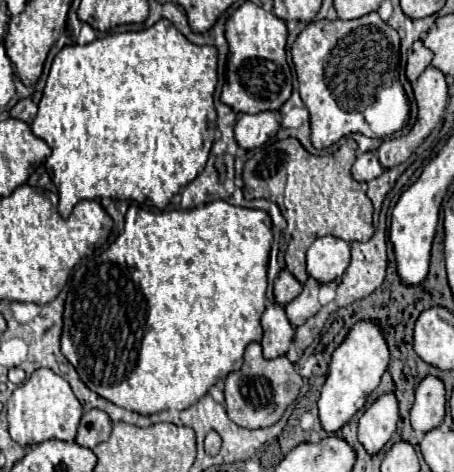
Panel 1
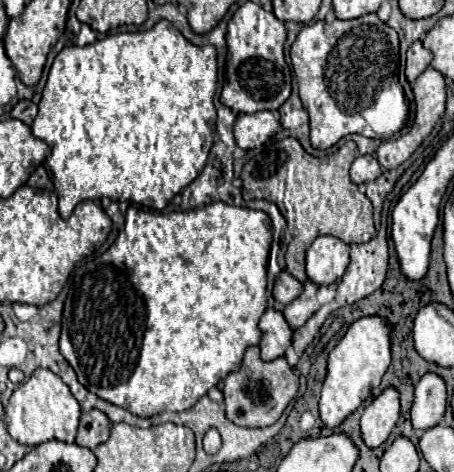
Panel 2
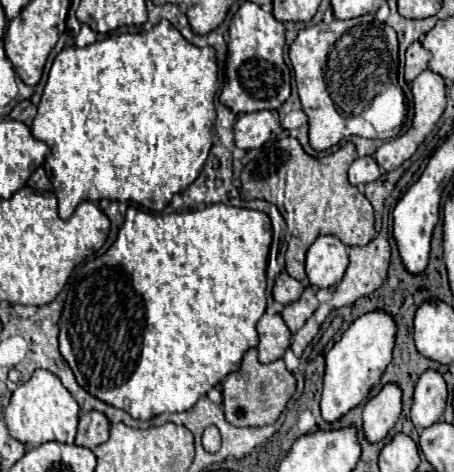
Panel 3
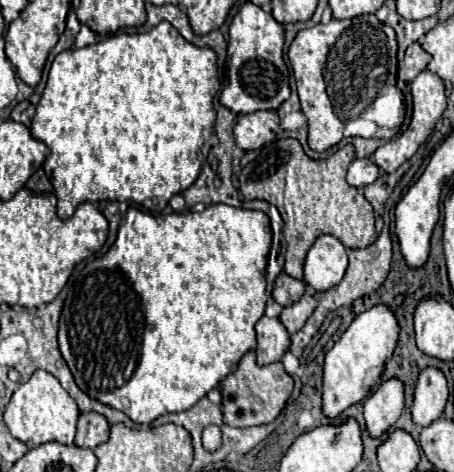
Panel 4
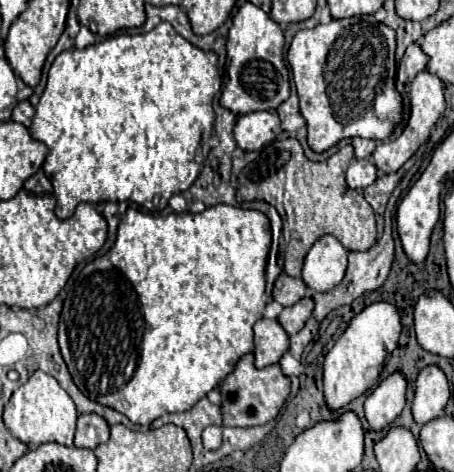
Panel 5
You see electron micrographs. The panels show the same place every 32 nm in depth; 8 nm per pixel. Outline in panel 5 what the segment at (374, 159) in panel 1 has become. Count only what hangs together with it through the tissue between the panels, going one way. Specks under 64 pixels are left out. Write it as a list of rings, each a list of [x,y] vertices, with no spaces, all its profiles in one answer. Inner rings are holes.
[[[354,160],[346,172],[346,184],[354,190],[364,190],[378,178],[378,170],[372,160]]]

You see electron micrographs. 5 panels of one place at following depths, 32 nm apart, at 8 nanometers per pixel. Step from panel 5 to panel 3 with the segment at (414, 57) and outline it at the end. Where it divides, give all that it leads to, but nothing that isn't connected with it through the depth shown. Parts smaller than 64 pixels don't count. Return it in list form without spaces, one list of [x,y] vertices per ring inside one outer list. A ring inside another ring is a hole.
[[[414,42],[405,54],[404,76],[406,82],[412,82],[422,70],[426,70],[430,58],[432,58],[432,54],[420,42]]]

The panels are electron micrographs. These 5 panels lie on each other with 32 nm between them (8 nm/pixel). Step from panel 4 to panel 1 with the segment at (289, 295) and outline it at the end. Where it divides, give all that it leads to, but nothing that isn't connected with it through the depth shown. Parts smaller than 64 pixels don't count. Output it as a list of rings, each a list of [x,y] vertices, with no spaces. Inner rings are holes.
[[[282,270],[274,280],[274,296],[278,304],[292,302],[300,292],[302,292],[302,284],[288,270]]]

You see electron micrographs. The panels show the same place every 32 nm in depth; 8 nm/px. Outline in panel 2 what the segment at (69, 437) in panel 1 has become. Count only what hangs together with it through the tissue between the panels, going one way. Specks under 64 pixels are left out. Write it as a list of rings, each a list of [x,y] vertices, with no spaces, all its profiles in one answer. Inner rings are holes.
[[[38,368],[10,396],[10,402],[6,406],[6,424],[10,436],[24,446],[38,446],[52,438],[72,444],[76,438],[80,414],[82,408],[78,400],[72,396],[70,388],[64,384],[64,380],[60,380],[60,376],[46,368]]]

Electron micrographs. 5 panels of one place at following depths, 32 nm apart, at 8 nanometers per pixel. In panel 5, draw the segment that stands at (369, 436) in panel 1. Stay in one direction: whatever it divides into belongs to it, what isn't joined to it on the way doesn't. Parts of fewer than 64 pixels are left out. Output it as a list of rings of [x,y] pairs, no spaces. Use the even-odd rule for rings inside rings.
[[[400,372],[390,374],[364,402],[364,416],[372,430],[388,428],[402,412],[406,400],[406,380]]]

